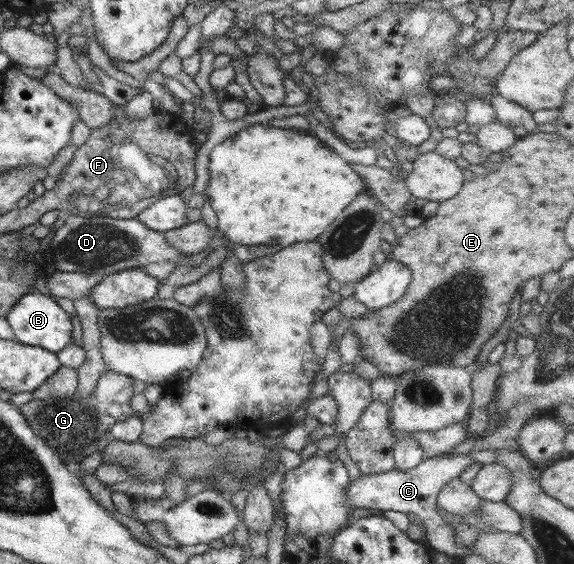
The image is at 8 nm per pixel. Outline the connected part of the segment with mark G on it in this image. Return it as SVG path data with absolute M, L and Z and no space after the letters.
M108 370L99 378L90 396L80 396L76 392L72 396L50 396L41 400L33 398L19 409L36 436L42 437L50 448L58 452L69 470L76 473L79 463L86 456L98 452L98 441L104 438L108 427L137 415L130 405L134 396L133 382L129 376Z

